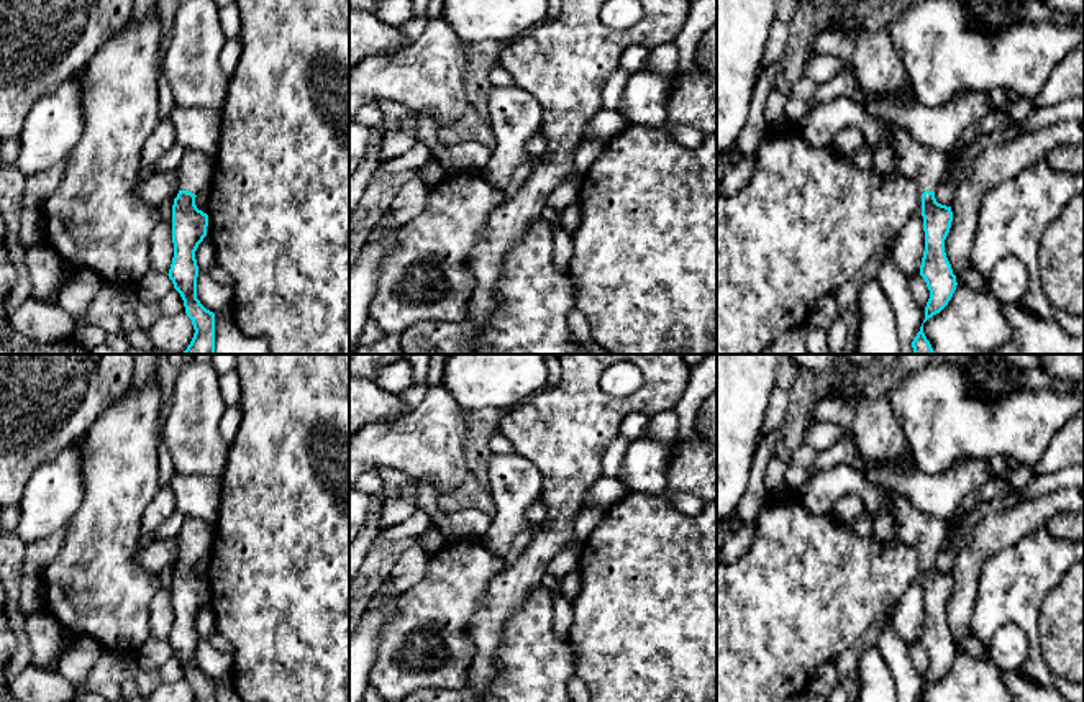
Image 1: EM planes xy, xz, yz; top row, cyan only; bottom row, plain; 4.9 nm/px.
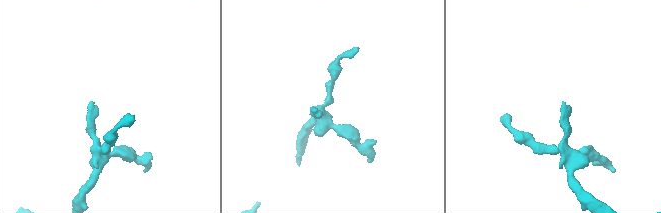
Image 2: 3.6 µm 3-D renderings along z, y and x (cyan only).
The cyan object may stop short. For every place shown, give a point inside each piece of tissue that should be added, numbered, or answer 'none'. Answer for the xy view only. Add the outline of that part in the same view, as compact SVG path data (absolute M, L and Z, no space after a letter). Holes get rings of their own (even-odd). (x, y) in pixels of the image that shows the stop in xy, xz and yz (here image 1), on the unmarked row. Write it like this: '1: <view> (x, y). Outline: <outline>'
1: xy (195, 537). Outline: M185 518L175 540L179 543L179 558L200 561L212 553L215 530L210 523L200 518Z

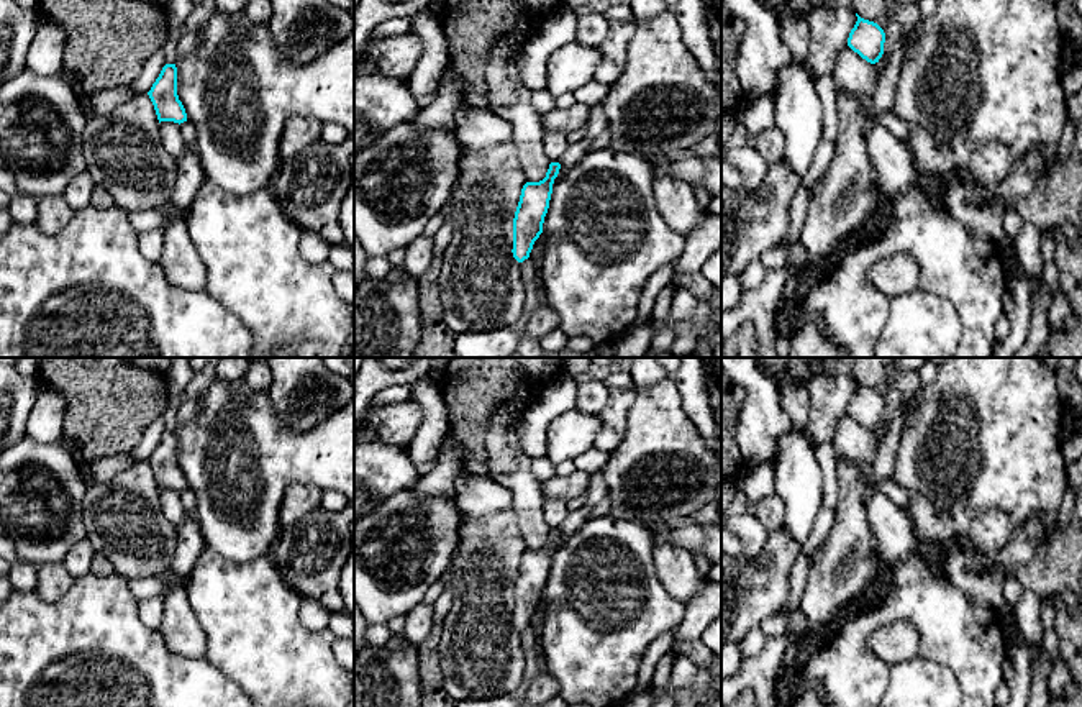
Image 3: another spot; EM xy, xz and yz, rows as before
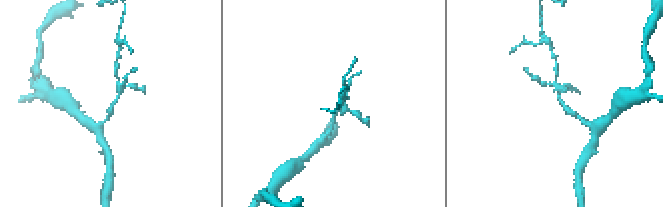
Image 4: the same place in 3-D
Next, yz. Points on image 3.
none

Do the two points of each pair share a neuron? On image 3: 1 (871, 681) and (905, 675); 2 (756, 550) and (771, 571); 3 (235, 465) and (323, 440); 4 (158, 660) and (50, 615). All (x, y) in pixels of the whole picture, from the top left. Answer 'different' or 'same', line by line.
1: different
2: different
3: same
4: same

